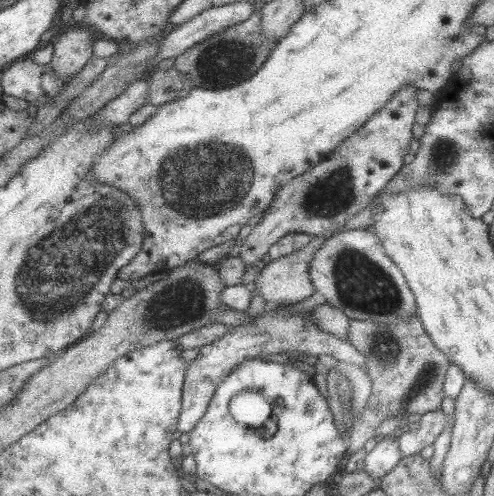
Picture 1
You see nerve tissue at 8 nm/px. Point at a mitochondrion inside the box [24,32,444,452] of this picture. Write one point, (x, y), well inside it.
(194, 189)

